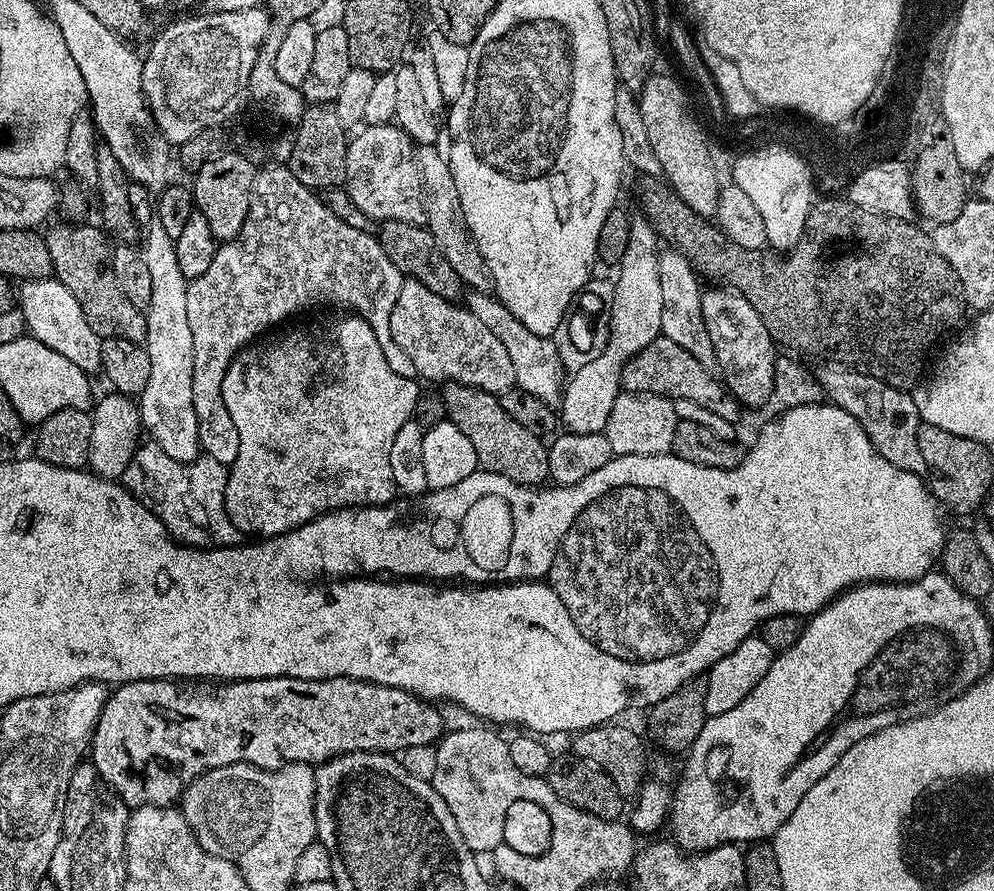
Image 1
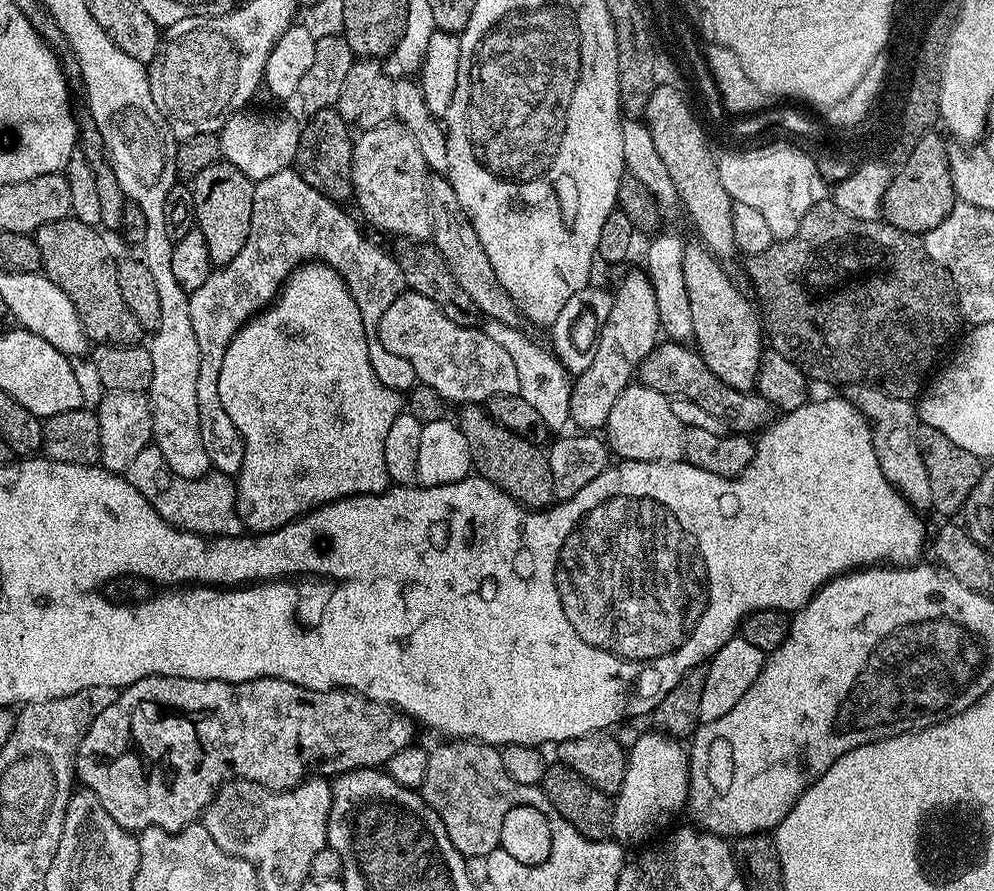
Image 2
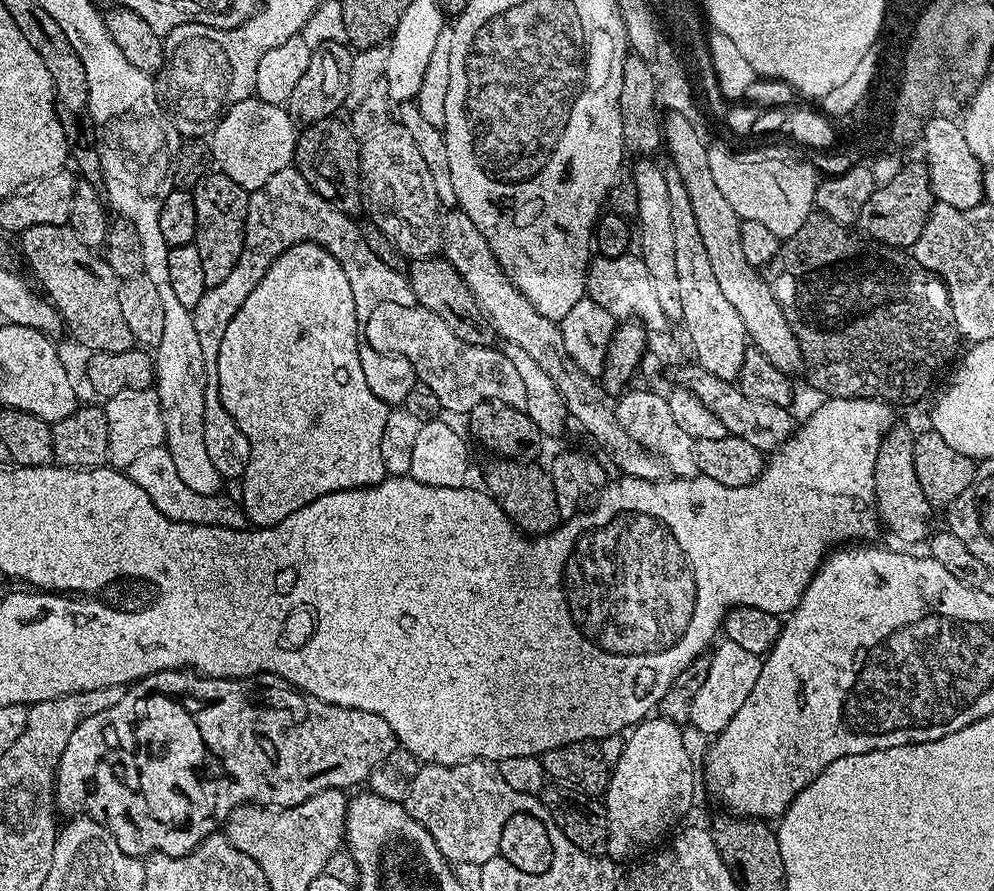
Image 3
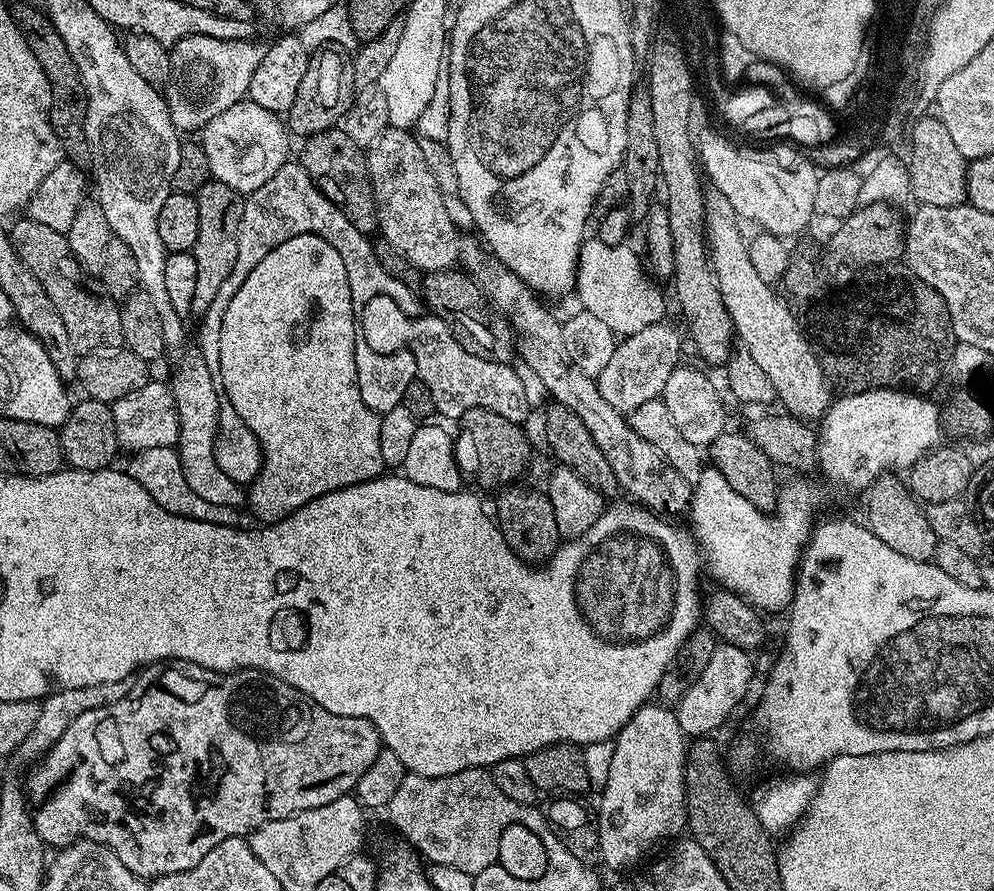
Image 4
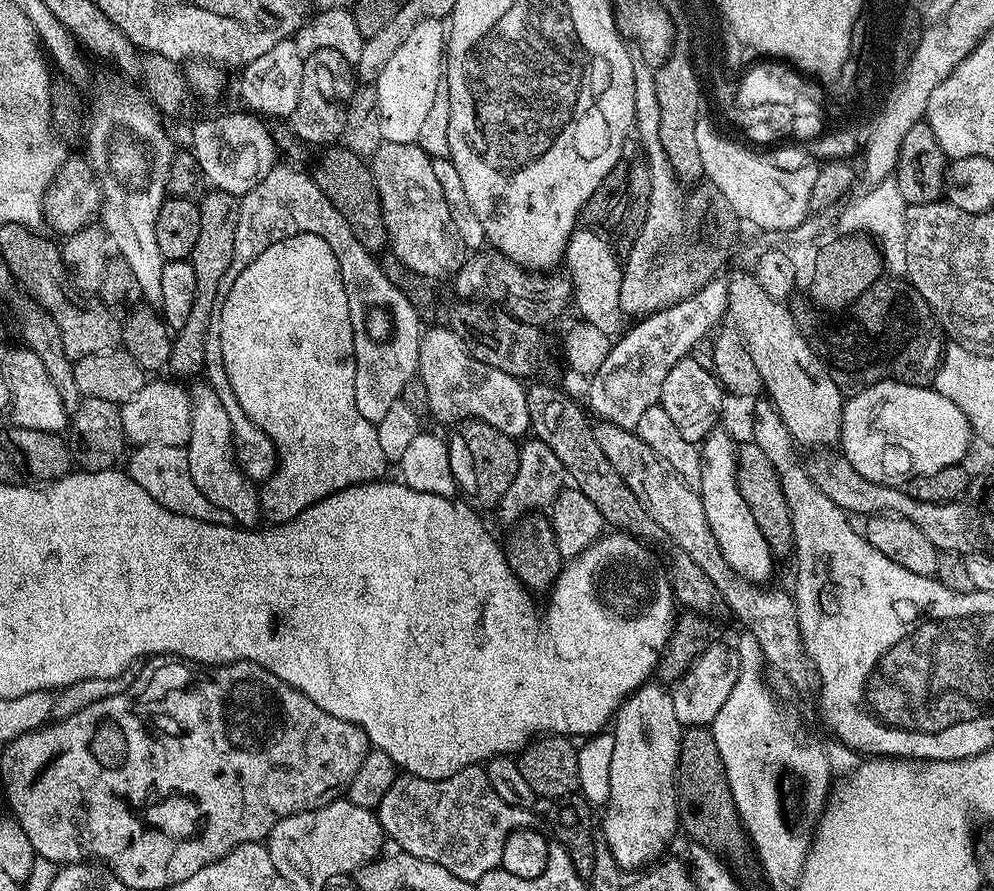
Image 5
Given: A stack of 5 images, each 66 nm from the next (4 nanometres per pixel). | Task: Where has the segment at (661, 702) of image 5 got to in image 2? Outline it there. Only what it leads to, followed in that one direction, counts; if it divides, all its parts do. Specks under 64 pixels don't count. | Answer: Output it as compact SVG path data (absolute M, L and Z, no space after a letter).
M659 730L651 731L642 733L633 742L632 748L630 744L626 754L626 774L620 791L614 796L611 831L615 839L625 845L643 845L663 833L669 827L667 824L680 811L685 811L688 802L688 752L685 745L683 748L679 739L666 736Z

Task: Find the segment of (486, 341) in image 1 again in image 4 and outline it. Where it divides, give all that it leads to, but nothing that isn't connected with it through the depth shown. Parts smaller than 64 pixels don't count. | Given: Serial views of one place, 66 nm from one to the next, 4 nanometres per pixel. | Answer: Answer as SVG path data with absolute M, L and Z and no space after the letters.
M375 296L365 300L358 312L358 332L362 344L377 357L387 358L401 350L407 350L416 364L417 377L429 387L433 394L434 406L440 416L462 417L466 410L484 407L523 425L530 413L522 381L515 367L502 361L487 361L475 357L463 348L452 333L451 327L433 314L407 316L389 296Z

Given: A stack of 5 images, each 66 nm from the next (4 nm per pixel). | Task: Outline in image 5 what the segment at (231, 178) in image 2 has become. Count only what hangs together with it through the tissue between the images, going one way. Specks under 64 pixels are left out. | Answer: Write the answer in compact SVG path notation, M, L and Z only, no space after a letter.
M205 191L198 201L200 205L200 225L198 226L198 243L190 261L194 268L194 282L198 282L198 290L194 298L194 306L190 309L190 318L186 318L186 326L182 326L172 336L172 349L168 359L167 371L173 377L199 377L206 362L206 334L210 327L210 318L217 302L218 285L226 270L230 269L234 256L234 236L237 233L240 201L229 192Z

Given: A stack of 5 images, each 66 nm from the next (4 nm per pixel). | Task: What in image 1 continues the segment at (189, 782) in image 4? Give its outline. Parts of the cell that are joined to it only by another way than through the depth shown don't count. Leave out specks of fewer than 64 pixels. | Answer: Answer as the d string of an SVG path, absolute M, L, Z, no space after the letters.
M269 676L263 680L224 682L219 685L221 688L179 688L176 684L179 683L173 682L171 679L135 680L129 684L113 687L106 706L102 710L98 722L94 725L90 745L90 763L95 766L96 773L100 776L101 781L109 789L112 787L128 803L128 806L139 806L141 804L175 805L183 797L186 782L195 780L197 776L200 776L203 772L208 772L212 768L221 768L227 764L246 763L253 764L259 768L275 770L285 762L316 766L321 762L331 760L334 756L339 756L341 752L387 752L389 754L399 754L410 746L435 745L445 731L444 720L440 717L440 712L436 709L439 707L435 703L422 700L412 692L407 692L401 688L371 684L365 680L352 680L348 676L339 676L329 680Z

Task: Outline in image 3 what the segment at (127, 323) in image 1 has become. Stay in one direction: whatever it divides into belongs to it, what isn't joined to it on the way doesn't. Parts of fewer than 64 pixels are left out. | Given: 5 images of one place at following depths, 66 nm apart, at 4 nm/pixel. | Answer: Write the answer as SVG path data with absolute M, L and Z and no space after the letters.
M69 223L30 226L25 232L19 233L18 248L23 259L24 256L28 259L28 264L36 275L35 283L42 289L43 295L55 305L60 312L66 332L68 328L69 334L78 343L85 344L92 352L125 352L133 348L134 341L130 334L130 326L126 326L126 318L122 318L122 305L118 303L120 280L117 279L105 257L97 249L82 242Z

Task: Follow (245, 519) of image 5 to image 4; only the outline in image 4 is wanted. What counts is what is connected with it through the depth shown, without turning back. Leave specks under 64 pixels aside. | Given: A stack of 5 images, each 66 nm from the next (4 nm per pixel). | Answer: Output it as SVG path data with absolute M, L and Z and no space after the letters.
M199 347L184 348L177 354L176 369L172 372L170 387L174 394L180 427L180 437L174 447L180 453L182 474L186 474L186 483L189 484L190 490L194 490L194 494L206 498L206 502L214 502L214 506L230 506L239 509L246 500L245 489L235 484L218 467L218 462L214 458L214 442L218 430L222 396L214 388L209 367L206 366Z

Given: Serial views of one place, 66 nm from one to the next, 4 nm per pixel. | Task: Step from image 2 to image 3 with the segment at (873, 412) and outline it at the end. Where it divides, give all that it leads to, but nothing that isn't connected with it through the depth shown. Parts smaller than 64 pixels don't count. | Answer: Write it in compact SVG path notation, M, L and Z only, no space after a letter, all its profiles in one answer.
M893 426L885 431L874 462L874 490L876 510L883 527L885 524L898 539L908 544L916 544L924 535L924 539L929 535L928 523L934 510L918 484L918 474L914 470L914 432L910 429Z

